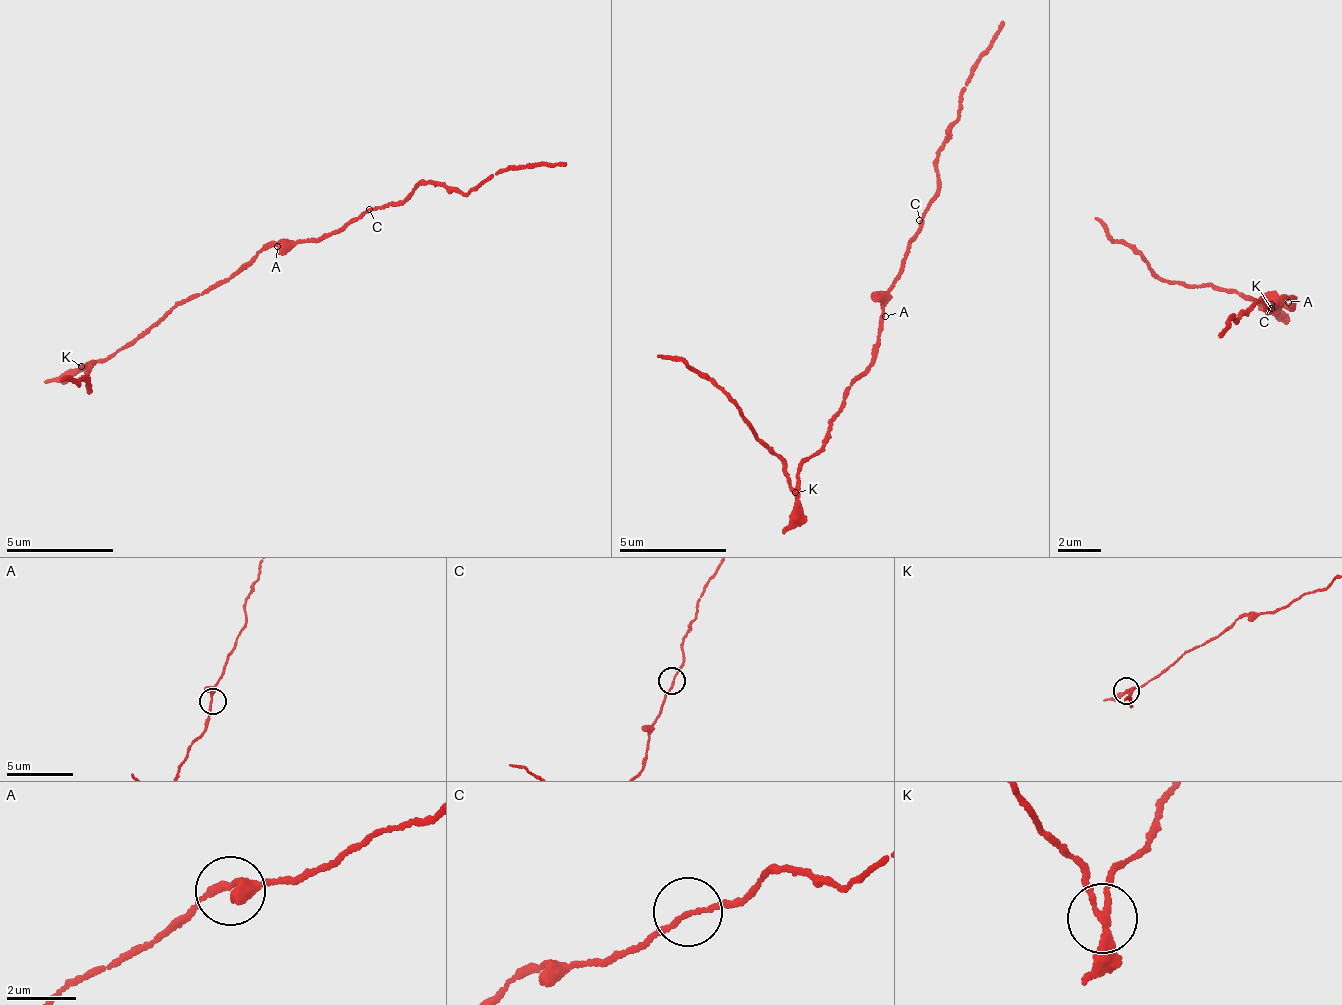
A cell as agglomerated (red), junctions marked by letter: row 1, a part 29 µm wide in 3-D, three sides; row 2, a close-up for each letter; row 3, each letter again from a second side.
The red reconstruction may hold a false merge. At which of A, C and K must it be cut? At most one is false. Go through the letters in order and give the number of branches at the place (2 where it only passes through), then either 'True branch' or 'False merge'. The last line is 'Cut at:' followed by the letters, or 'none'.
A: Branches: 3. True branch
C: Branches: 2. True branch
K: Branches: 3. False merge
Cut at: K

